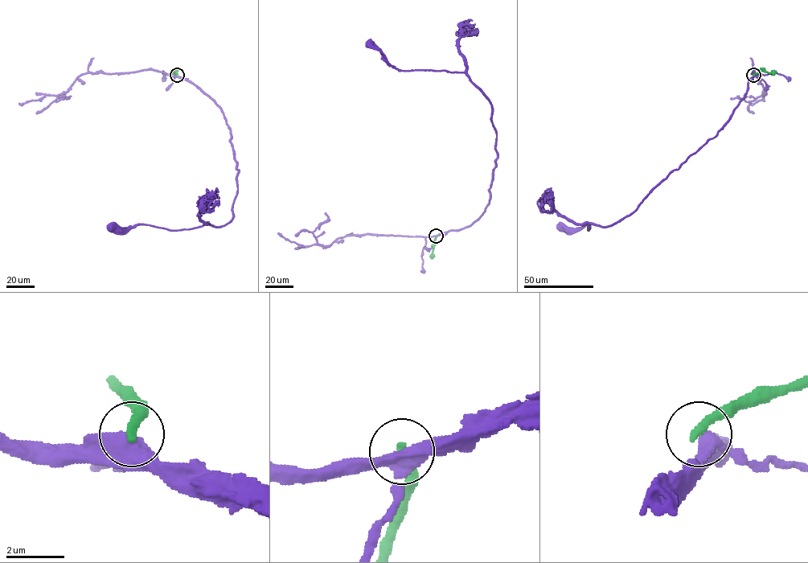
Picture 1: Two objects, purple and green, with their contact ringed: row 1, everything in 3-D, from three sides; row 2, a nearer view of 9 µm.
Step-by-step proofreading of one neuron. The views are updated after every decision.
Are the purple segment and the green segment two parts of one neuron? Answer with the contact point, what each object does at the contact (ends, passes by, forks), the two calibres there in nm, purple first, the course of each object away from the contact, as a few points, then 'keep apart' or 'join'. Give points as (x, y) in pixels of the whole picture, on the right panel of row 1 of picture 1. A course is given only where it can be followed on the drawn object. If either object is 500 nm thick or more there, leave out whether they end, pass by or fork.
at (753, 75); purple forks there; green ends there; 400 nm thick on the purple side, 360 nm on the other; purple runs (753, 75), (718, 134), (629, 215), (609, 225), (591, 223), (588, 230), (588, 224), (561, 227); green runs (753, 75), (760, 71), (776, 71); keep apart

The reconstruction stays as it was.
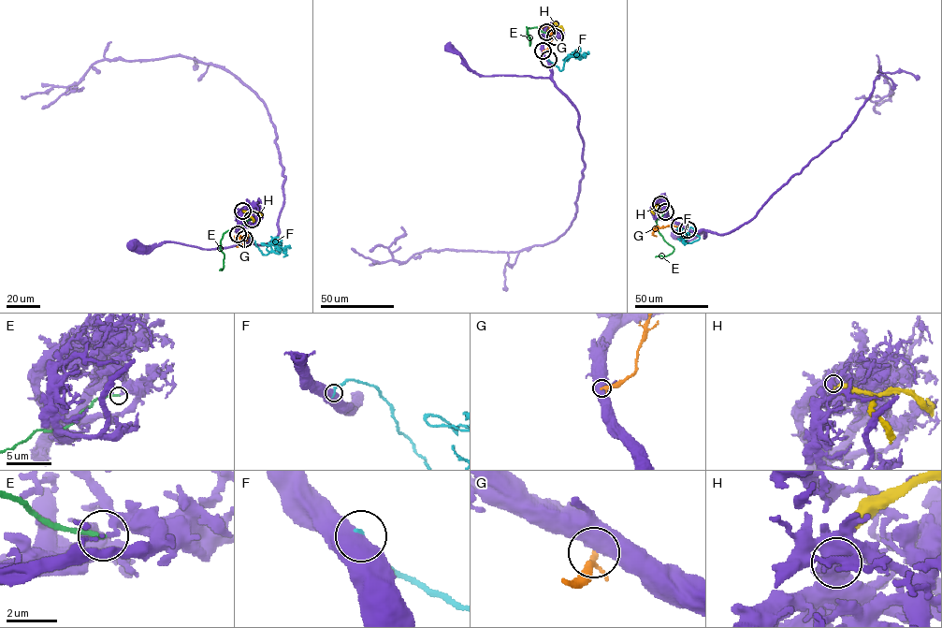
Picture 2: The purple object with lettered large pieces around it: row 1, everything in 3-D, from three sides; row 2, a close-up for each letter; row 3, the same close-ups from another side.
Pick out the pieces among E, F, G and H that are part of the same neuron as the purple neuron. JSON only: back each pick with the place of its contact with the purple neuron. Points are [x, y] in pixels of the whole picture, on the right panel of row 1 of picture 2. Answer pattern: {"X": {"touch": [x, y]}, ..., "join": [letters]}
{"join": []}

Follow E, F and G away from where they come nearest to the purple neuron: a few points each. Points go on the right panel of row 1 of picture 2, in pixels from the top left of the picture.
E: (665, 212), (656, 221), (657, 227), (673, 251), (665, 256), (655, 256)
F: (688, 229), (693, 228), (699, 239), (687, 243), (680, 229), (677, 229)
G: (679, 226), (656, 229), (653, 233), (657, 236)

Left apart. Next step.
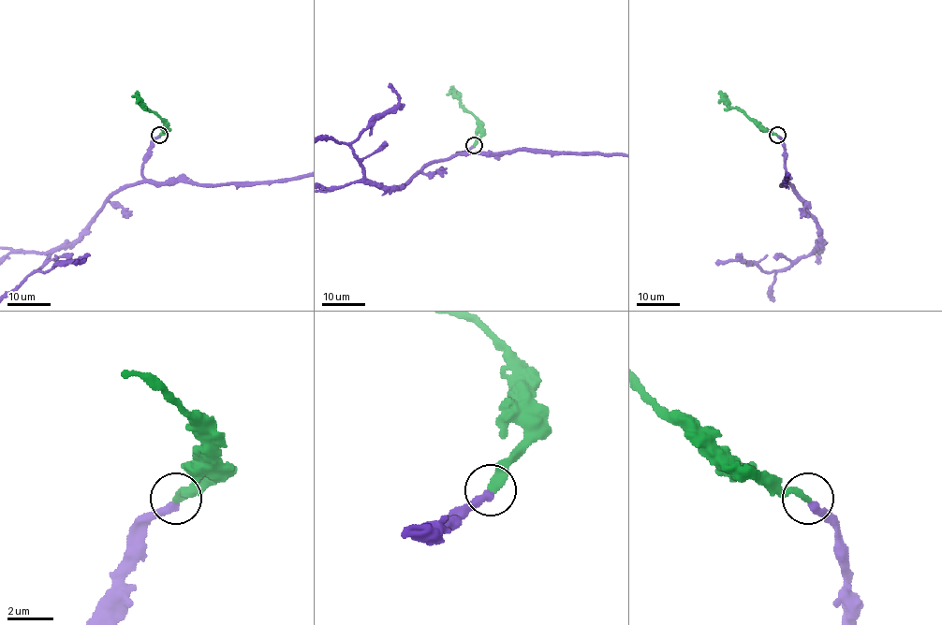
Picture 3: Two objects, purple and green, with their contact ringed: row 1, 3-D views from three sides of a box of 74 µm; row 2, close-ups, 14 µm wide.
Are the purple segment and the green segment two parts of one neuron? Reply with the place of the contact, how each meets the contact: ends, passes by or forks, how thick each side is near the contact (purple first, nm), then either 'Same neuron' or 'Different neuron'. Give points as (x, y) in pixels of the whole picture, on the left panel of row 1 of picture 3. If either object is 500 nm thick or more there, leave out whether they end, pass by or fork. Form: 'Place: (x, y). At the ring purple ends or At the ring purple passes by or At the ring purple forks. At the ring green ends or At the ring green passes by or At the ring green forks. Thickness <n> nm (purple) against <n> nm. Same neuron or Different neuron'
Place: (159, 135). At the ring purple ends. At the ring green ends. Thickness 360 nm (purple) against 400 nm. Same neuron

